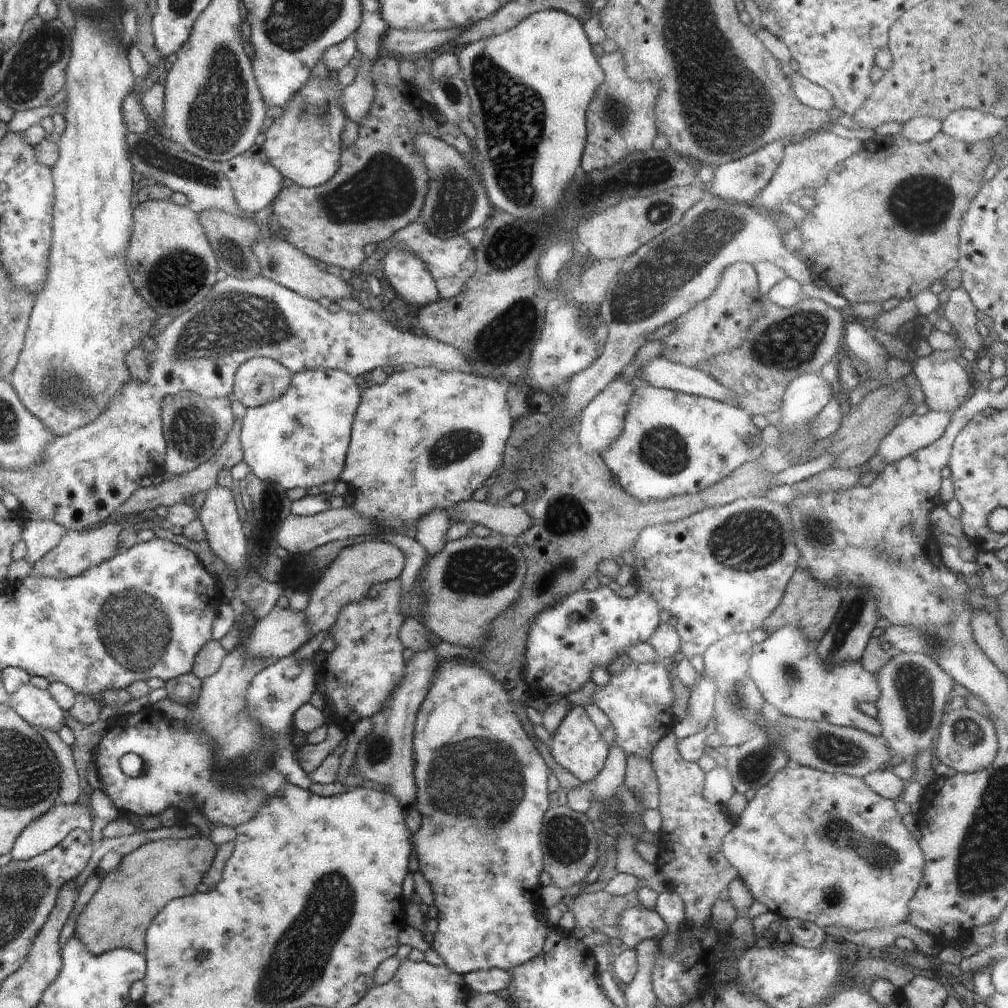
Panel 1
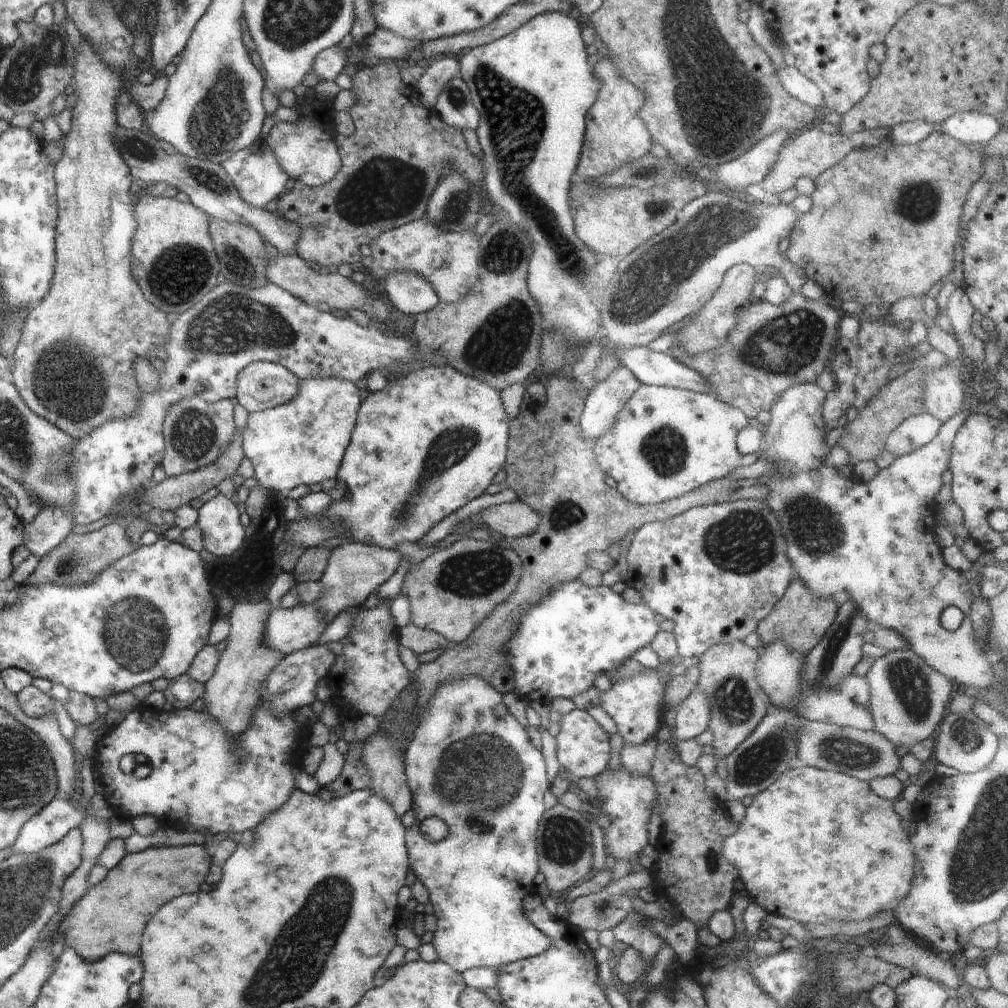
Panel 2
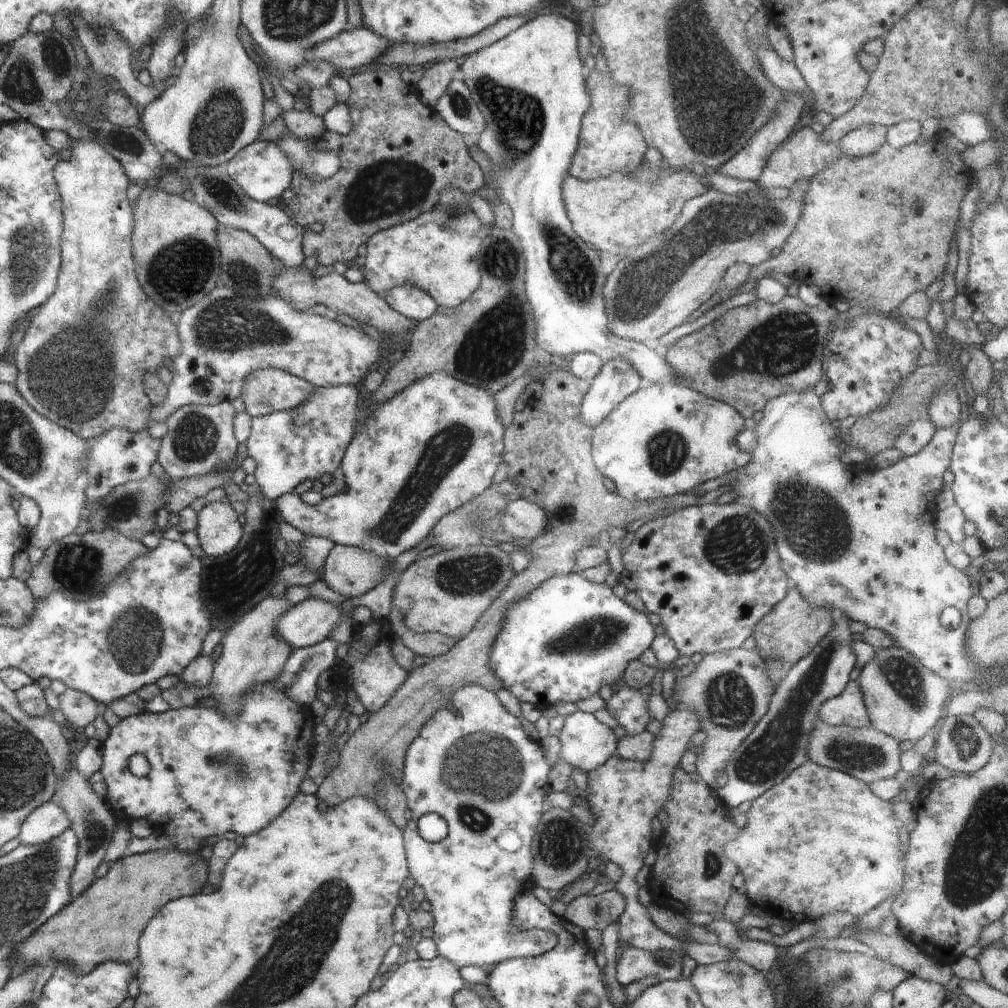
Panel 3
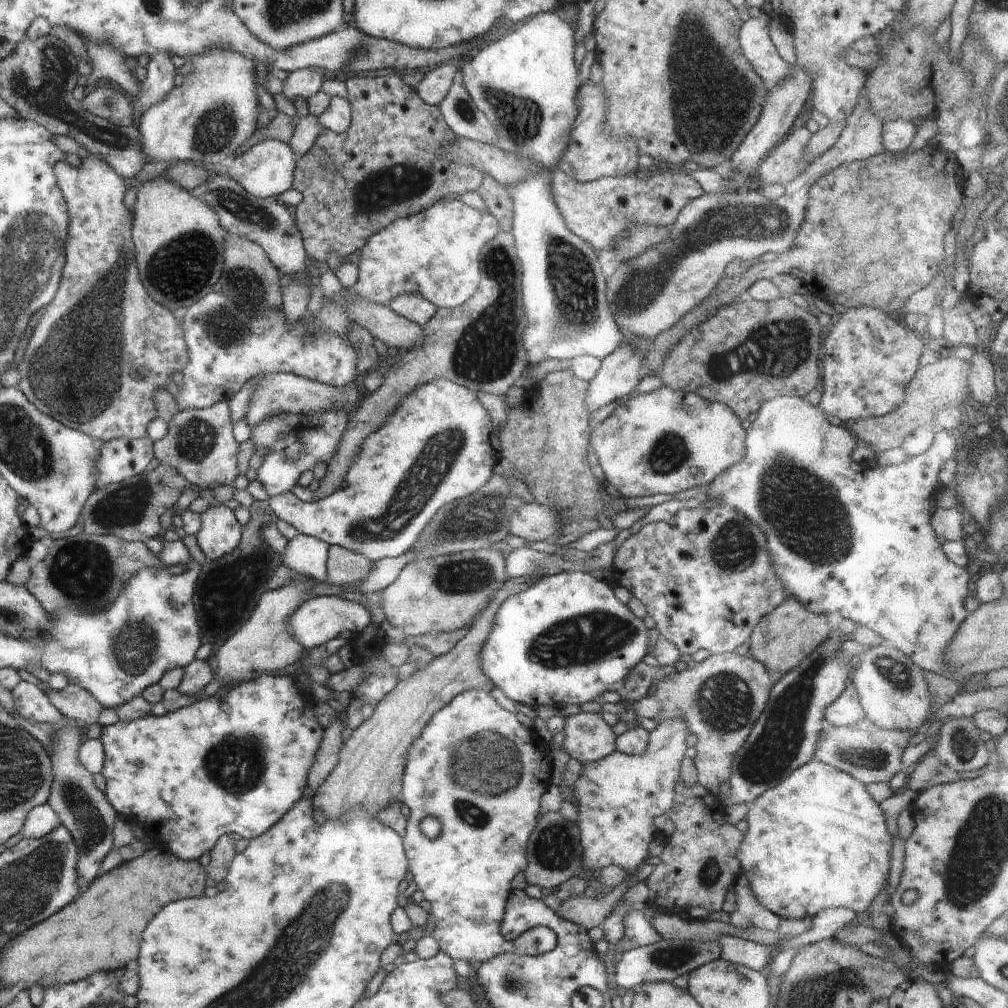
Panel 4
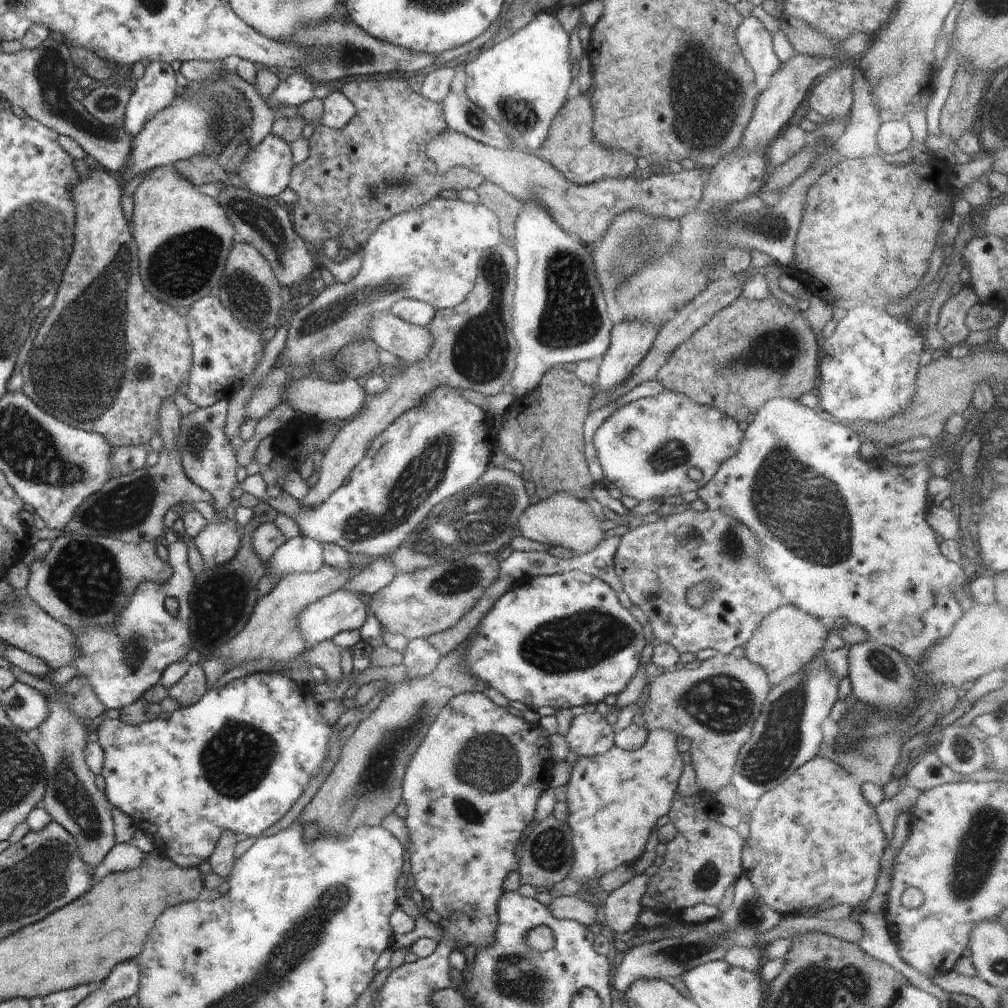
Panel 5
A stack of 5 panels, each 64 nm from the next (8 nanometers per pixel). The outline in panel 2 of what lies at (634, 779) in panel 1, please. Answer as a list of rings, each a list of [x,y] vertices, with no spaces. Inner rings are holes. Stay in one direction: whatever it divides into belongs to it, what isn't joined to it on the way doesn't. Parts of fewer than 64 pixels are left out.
[[[654,738],[645,740],[642,744],[623,743],[619,752],[619,762],[630,772],[650,777],[650,769],[655,757],[657,742]]]

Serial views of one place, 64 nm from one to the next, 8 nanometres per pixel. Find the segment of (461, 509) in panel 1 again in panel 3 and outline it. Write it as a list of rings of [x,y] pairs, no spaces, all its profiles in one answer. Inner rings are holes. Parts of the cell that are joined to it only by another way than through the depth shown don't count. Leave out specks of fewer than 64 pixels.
[[[511,498],[501,514],[501,528],[518,539],[534,541],[547,532],[546,512],[526,499]]]

